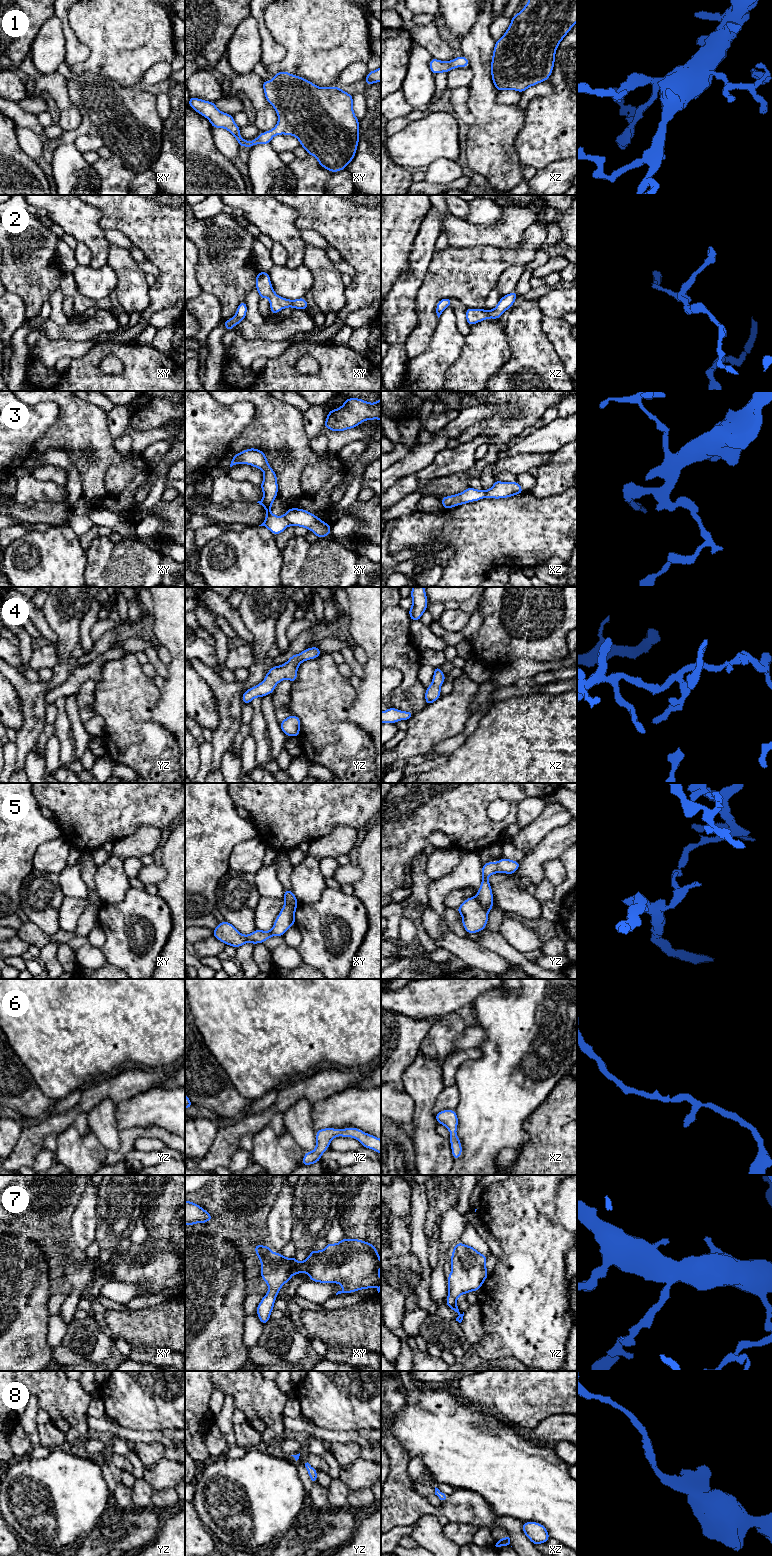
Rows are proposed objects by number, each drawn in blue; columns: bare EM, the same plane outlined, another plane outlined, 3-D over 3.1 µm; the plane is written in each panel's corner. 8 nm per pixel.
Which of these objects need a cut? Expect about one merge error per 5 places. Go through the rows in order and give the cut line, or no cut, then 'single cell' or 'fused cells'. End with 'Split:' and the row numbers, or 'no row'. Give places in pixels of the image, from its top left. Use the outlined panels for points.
1: cut none; single cell
2: cut none; single cell
3: cut xy (283, 516), (290, 524); fused cells
4: cut none; single cell
5: cut yz (475, 897), (477, 902), (488, 911); fused cells
6: cut none; single cell
7: cut none; single cell
8: cut none; single cell
Split: 3, 5

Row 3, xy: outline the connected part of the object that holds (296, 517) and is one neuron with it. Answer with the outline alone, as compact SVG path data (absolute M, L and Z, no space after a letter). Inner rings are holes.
M290 508L285 512L284 517L291 526L307 528L318 538L326 537L331 533L331 525L304 509Z

